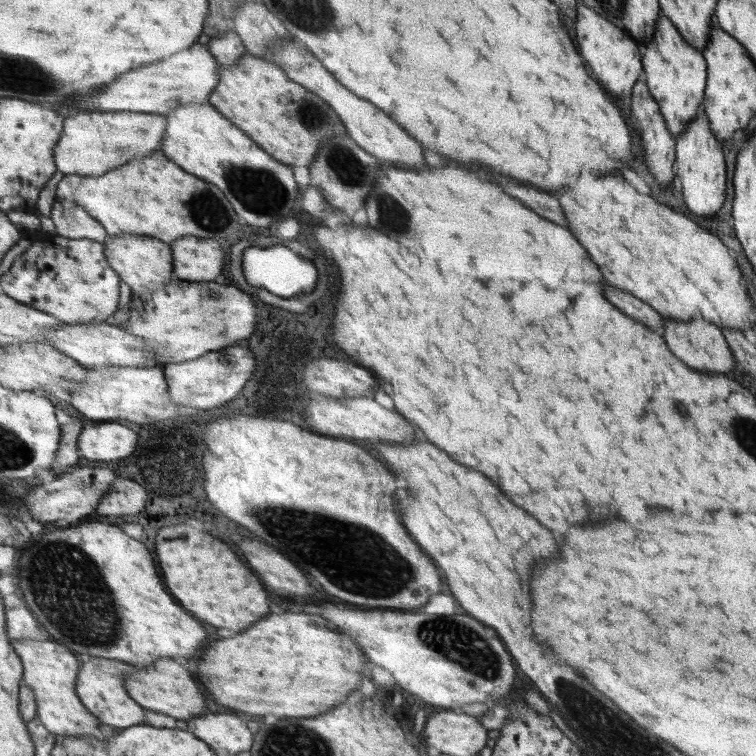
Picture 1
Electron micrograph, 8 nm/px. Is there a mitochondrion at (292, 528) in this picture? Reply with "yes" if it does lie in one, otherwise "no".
yes

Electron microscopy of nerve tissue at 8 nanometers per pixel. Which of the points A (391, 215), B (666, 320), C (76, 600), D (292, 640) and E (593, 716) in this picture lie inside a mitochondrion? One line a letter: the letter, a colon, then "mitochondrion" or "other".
A: mitochondrion
B: other
C: mitochondrion
D: other
E: mitochondrion

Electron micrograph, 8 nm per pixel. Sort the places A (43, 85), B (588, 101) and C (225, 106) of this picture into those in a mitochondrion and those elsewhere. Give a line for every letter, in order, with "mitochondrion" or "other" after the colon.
A: mitochondrion
B: other
C: other

